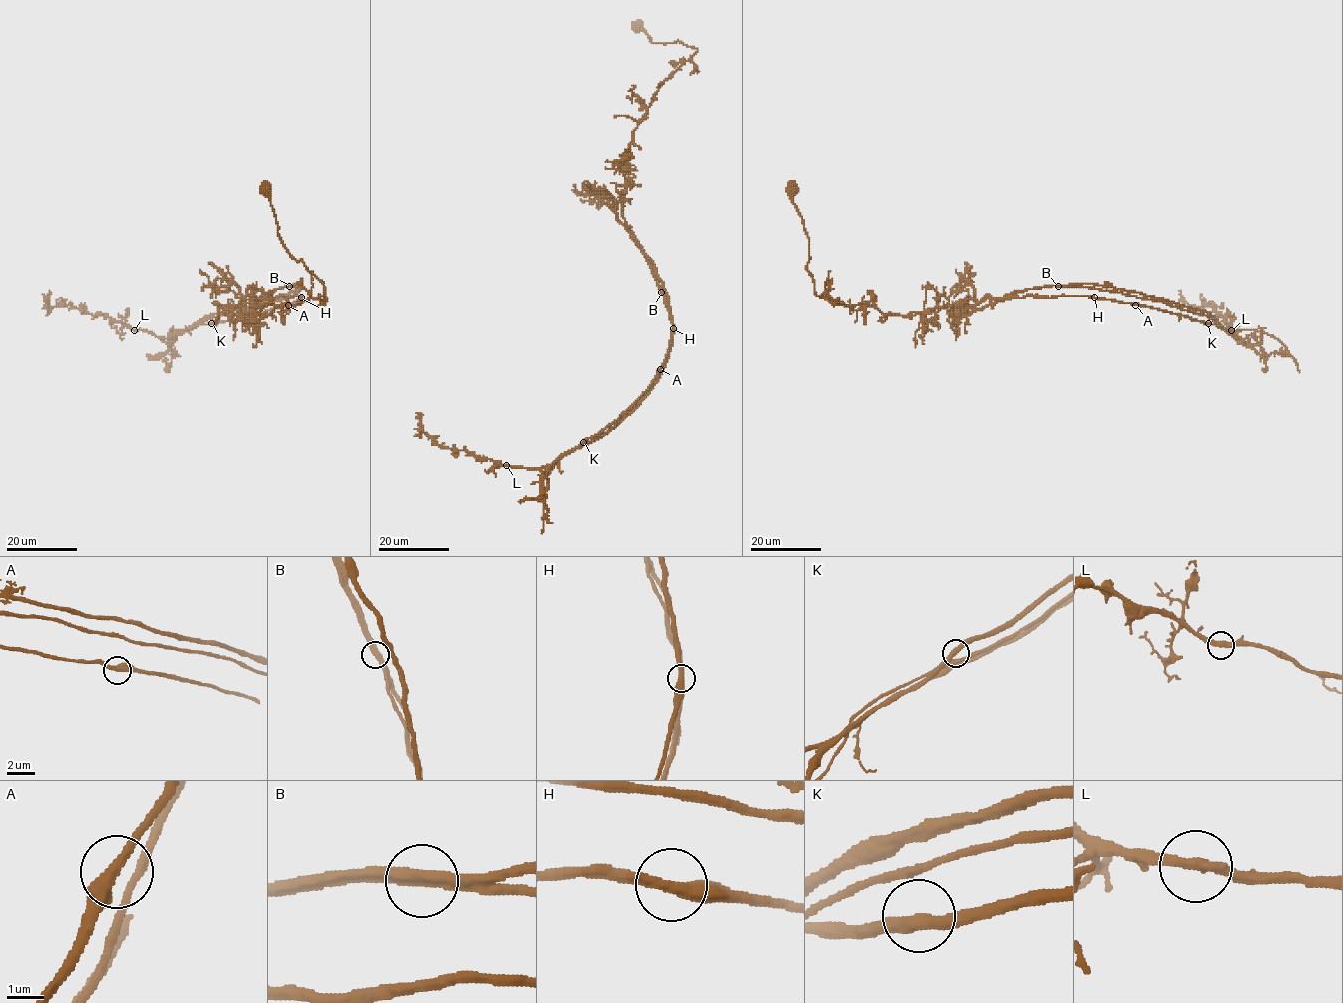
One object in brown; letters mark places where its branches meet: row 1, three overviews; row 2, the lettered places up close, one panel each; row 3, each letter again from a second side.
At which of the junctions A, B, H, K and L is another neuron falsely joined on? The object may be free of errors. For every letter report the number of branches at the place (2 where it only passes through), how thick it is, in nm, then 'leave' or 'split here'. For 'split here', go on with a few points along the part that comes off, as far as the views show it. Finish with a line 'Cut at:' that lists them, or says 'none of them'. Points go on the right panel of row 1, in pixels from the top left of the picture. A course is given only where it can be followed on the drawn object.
A: branches 2; calibre 380 nm; leave
B: branches 2; calibre 360 nm; split here; course (1058, 286), (1100, 288), (1167, 302), (1207, 316), (1227, 331), (1263, 332), (1277, 338), (1294, 360), (1299, 371)
H: branches 2; calibre 380 nm; leave
K: branches 2; calibre 360 nm; leave
L: branches 2; calibre 340 nm; leave
Cut at: B

